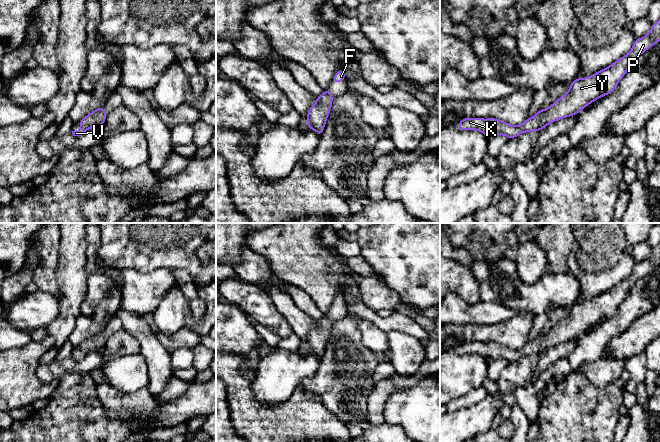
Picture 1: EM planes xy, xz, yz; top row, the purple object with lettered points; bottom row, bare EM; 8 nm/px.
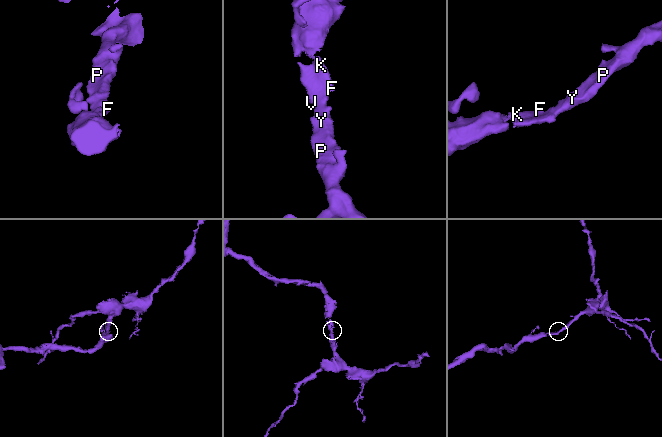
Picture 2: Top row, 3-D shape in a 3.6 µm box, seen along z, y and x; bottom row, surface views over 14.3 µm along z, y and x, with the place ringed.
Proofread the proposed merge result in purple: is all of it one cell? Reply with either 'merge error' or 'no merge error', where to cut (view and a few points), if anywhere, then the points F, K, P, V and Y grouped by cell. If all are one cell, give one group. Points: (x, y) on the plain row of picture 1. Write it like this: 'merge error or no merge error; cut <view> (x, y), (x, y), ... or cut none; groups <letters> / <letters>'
no merge error; cut none; groups F K P V Y

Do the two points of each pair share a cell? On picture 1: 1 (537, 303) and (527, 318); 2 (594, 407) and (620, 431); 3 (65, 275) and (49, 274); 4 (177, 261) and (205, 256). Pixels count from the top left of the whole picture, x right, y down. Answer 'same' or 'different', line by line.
1: different
2: different
3: different
4: different

